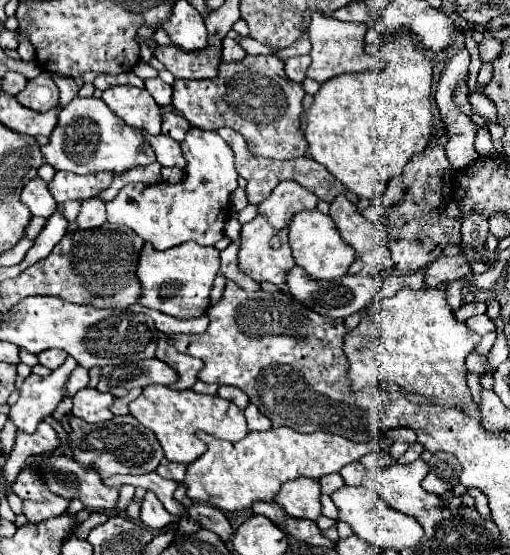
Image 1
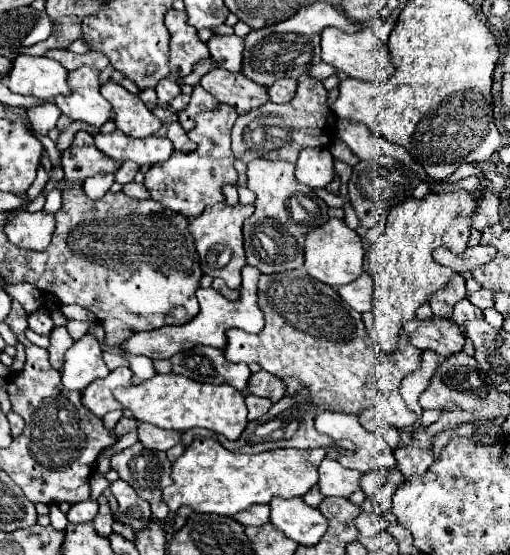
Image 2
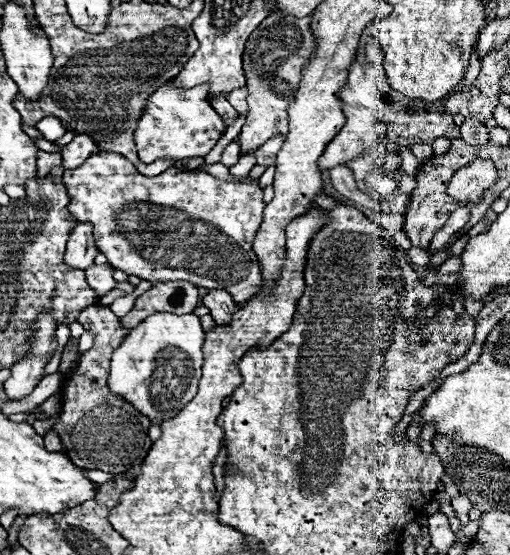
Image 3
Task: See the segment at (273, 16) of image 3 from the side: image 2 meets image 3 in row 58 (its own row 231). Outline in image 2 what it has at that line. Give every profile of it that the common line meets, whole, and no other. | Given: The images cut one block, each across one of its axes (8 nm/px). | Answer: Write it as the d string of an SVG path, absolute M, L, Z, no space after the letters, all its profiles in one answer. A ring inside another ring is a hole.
M254 160L248 164L246 176L248 188L256 194L256 210L244 222L244 250L248 264L258 268L262 274L300 268L304 264L304 238L312 228L318 228L328 220L328 206L316 196L312 188L296 180L294 164L290 162Z

